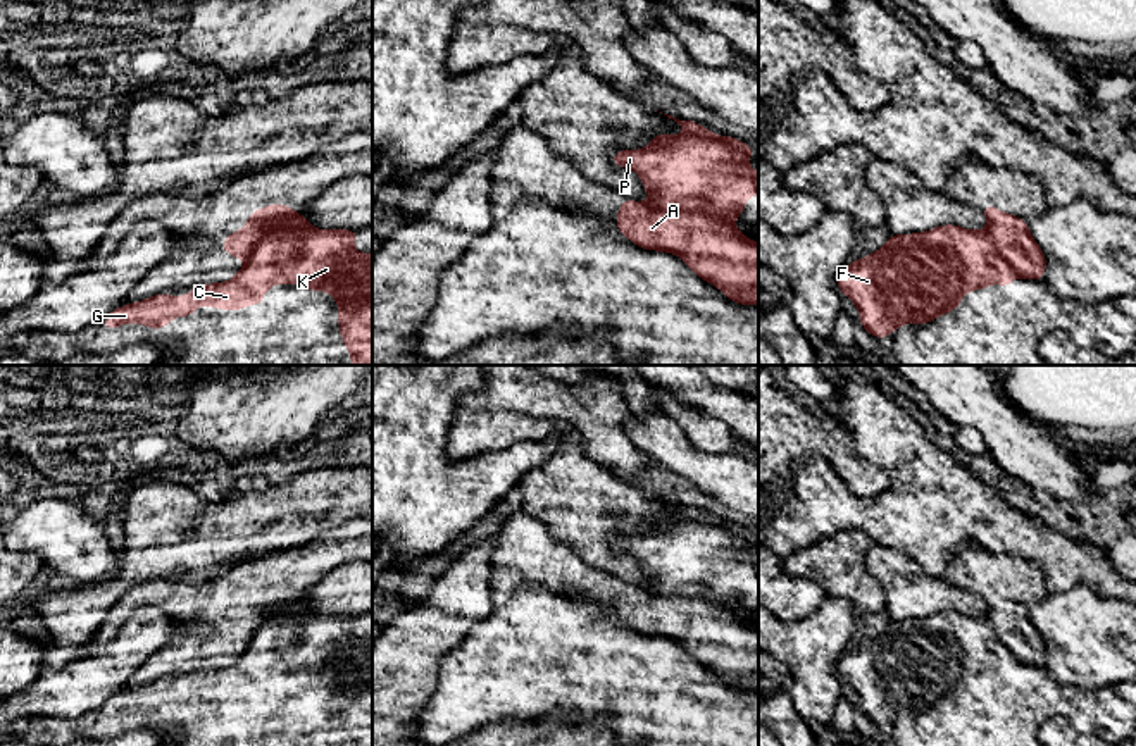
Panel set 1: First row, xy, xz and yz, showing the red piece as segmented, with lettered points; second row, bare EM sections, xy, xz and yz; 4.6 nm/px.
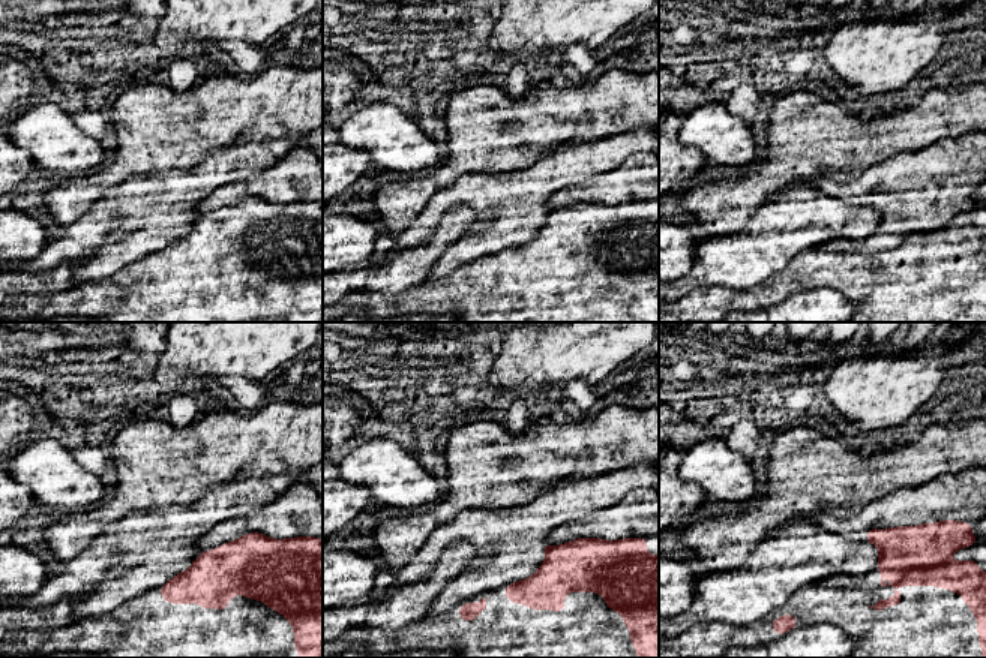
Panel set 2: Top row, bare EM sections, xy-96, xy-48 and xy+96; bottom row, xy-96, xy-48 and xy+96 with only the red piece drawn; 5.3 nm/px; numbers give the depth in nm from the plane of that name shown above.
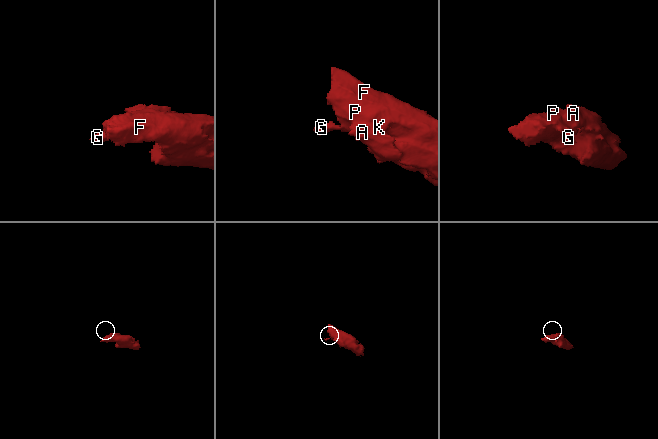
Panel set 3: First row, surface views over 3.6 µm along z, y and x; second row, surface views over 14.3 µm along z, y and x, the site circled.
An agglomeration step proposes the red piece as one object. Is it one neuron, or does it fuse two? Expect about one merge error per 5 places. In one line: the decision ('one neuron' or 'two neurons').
two neurons

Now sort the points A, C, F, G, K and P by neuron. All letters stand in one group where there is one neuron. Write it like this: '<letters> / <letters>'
A / C F G K P

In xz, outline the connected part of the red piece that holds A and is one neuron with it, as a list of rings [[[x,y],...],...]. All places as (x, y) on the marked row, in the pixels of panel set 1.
[[[624,200],[617,210],[617,231],[643,250],[669,252],[683,258],[693,274],[717,286],[731,302],[758,305],[758,243],[743,236],[736,226],[693,210],[659,210],[646,203]]]

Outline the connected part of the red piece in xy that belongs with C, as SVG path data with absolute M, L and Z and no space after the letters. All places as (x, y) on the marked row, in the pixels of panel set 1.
M302 229L272 233L257 243L243 269L228 283L191 286L188 296L159 293L147 300L114 308L105 319L105 331L121 324L145 324L164 329L176 315L186 319L202 303L212 308L241 310L247 305L262 305L264 291L278 283L302 284L312 291L329 291L338 300L340 336L352 355L352 365L372 365L372 253L357 253L353 241L360 231L348 229Z

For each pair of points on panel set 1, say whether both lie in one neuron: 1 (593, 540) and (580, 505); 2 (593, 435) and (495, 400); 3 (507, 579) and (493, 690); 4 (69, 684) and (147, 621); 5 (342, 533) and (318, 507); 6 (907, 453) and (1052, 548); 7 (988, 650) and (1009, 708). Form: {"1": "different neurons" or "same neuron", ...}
{"1": "same neuron", "2": "same neuron", "3": "different neurons", "4": "same neuron", "5": "different neurons", "6": "same neuron", "7": "same neuron"}

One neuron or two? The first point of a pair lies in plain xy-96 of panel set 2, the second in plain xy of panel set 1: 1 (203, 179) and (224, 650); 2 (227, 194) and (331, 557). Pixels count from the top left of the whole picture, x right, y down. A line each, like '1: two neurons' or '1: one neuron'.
1: one neuron
2: two neurons

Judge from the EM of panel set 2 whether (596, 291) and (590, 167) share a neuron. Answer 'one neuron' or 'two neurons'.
two neurons

